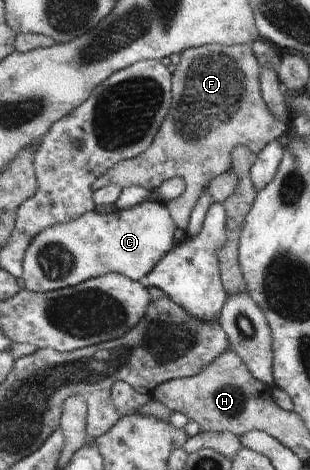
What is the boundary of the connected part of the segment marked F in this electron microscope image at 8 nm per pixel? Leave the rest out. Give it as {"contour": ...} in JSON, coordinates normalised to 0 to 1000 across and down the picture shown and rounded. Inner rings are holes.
{"contour":[[[668,94],[635,104],[603,104],[581,113],[577,138],[555,155],[555,219],[545,240],[523,257],[490,306],[448,330],[397,340],[361,355],[339,372],[313,379],[294,396],[297,406],[374,391],[390,402],[439,394],[481,406],[552,379],[590,379],[600,404],[584,419],[532,432],[571,489],[597,498],[610,460],[635,432],[639,419],[658,411],[684,379],[729,366],[742,355],[742,326],[765,311],[800,313],[832,328],[861,306],[887,300],[919,283],[935,268],[894,257],[861,232],[861,221],[839,187],[839,151],[845,149],[806,94],[729,98],[719,94]]]}

